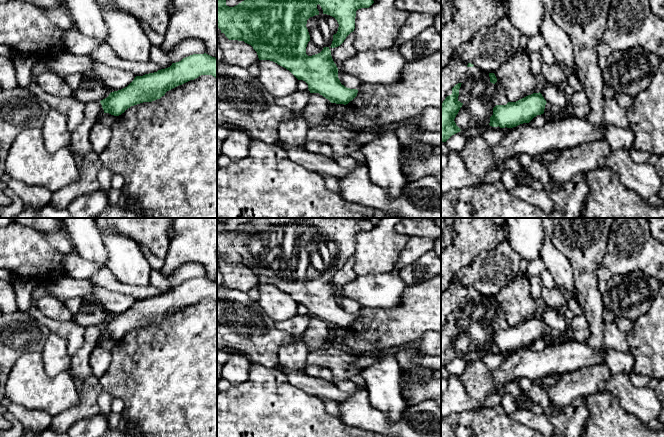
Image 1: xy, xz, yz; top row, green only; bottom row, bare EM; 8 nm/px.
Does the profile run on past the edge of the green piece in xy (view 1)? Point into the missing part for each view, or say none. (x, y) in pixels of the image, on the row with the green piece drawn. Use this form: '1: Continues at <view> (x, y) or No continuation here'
1: No continuation here

